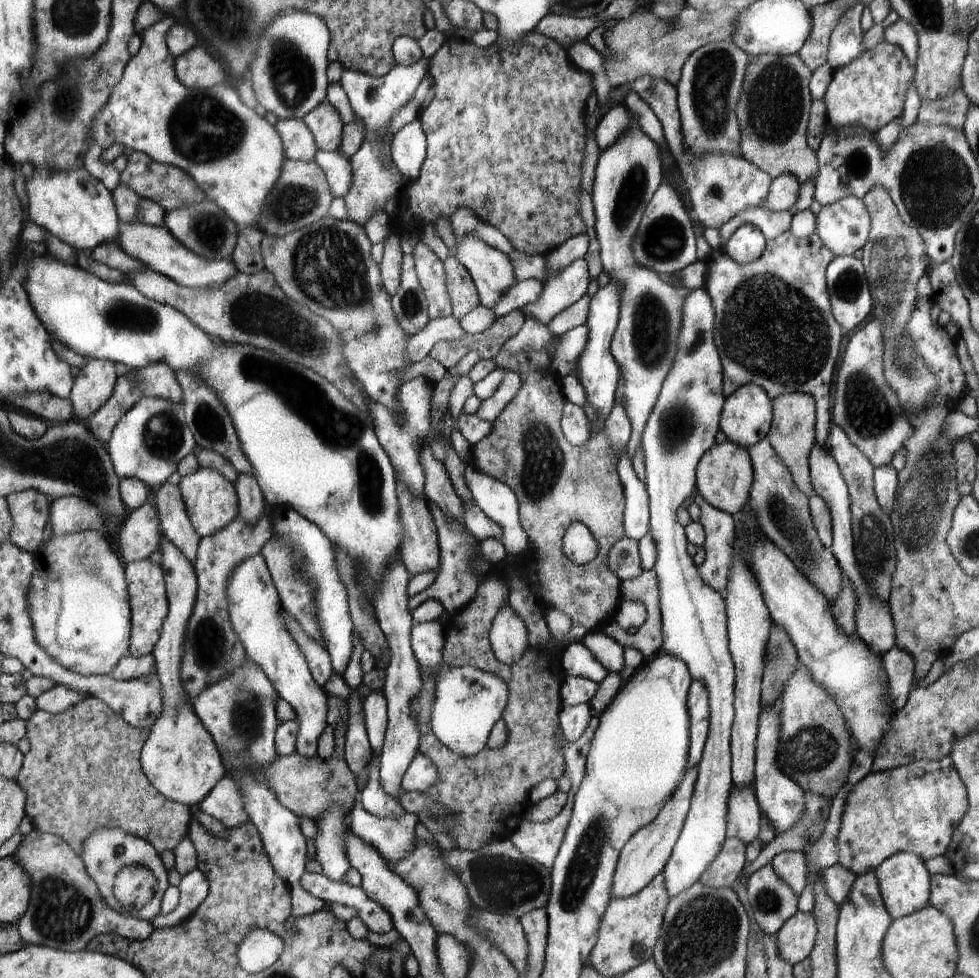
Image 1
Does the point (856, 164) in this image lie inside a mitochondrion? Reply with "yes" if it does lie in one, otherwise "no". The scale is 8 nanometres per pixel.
yes

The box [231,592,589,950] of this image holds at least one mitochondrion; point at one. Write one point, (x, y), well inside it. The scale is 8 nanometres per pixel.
(503, 883)

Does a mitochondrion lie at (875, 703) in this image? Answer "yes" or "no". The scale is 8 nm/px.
no

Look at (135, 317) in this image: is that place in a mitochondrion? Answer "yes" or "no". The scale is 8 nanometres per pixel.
yes

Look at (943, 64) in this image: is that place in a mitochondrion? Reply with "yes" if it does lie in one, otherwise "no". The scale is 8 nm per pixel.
no

